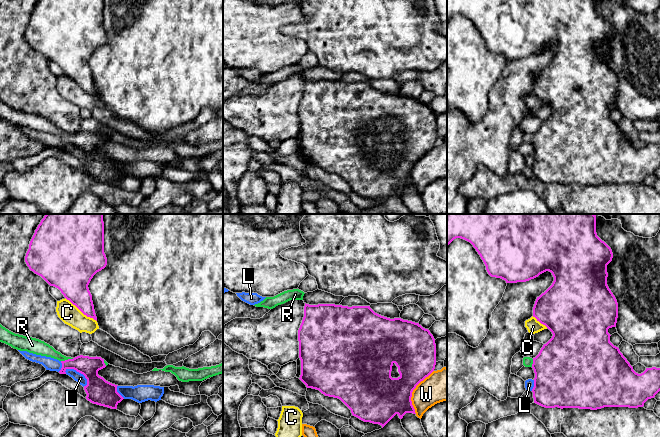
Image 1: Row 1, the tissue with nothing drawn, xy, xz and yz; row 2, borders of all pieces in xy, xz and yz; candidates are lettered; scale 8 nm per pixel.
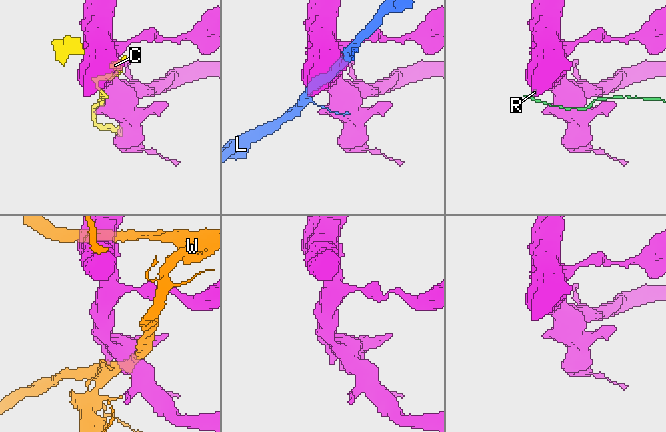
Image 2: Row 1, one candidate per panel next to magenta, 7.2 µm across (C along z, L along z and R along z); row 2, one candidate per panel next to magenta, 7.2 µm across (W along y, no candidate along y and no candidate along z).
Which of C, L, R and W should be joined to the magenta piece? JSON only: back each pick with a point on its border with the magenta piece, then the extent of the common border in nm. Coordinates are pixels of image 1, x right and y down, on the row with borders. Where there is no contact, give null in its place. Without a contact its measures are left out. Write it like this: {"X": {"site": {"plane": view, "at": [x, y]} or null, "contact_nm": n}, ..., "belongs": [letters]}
{"belongs": []}

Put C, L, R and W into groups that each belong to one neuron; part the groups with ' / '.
C / L / R / W

